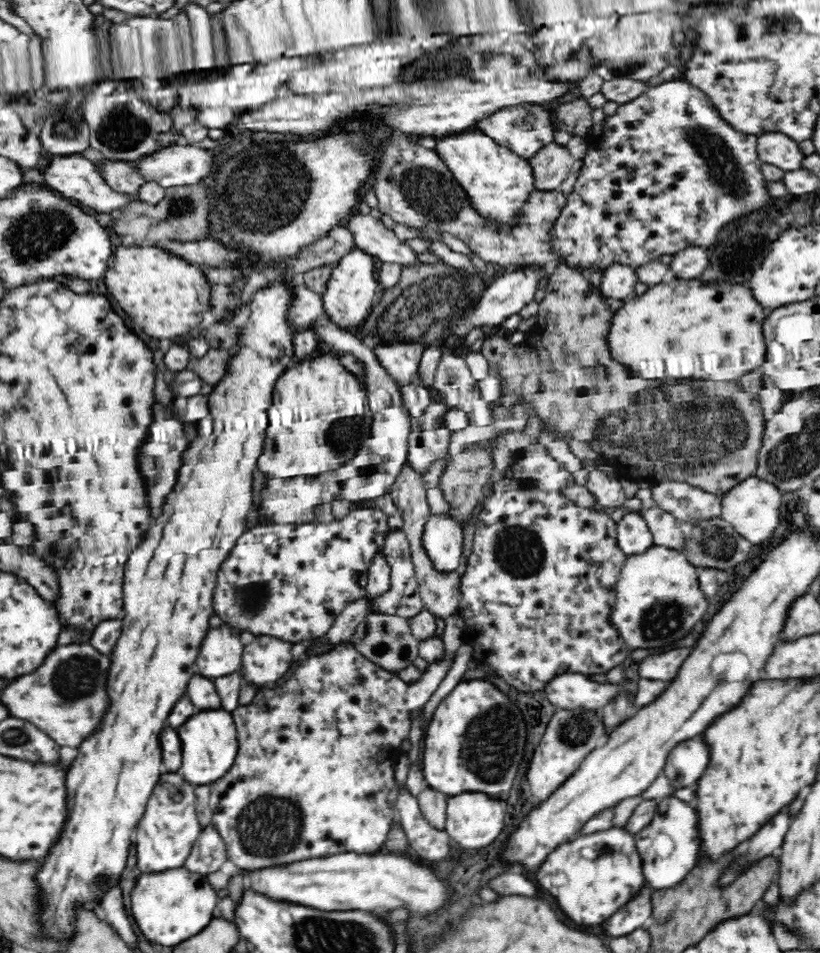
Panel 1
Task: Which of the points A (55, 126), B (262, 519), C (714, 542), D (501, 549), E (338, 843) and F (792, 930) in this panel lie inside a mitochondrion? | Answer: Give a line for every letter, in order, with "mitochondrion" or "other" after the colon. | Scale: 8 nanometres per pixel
A: mitochondrion
B: other
C: mitochondrion
D: mitochondrion
E: other
F: other

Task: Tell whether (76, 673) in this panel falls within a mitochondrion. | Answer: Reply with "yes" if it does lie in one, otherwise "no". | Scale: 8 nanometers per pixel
yes

